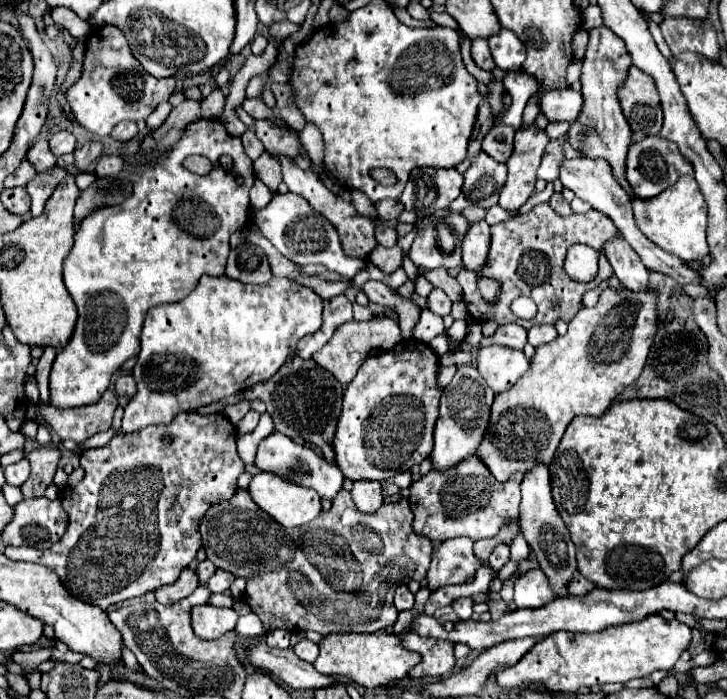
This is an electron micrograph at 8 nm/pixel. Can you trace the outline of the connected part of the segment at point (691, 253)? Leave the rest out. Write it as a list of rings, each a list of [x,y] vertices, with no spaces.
[[[681,177],[675,185],[651,199],[633,199],[633,213],[641,233],[667,253],[691,263],[709,255],[707,249],[707,203],[699,193],[695,177]]]

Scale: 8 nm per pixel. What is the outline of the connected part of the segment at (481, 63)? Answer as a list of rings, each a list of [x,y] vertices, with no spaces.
[[[473,41],[471,55],[473,55],[473,61],[477,63],[477,67],[481,67],[485,71],[493,71],[495,69],[495,61],[491,57],[487,41]]]

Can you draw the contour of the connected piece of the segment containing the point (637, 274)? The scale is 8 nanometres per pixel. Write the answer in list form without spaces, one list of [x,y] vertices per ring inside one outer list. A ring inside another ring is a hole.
[[[615,237],[615,239],[607,241],[603,245],[603,255],[611,263],[613,273],[619,277],[623,287],[627,287],[631,291],[647,289],[649,271],[623,237]]]

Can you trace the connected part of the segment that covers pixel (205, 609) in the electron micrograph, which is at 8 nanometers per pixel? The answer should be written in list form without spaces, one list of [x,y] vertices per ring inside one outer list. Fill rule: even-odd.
[[[201,605],[191,611],[191,625],[199,639],[217,639],[235,629],[239,613],[235,609],[223,609],[213,605]]]

